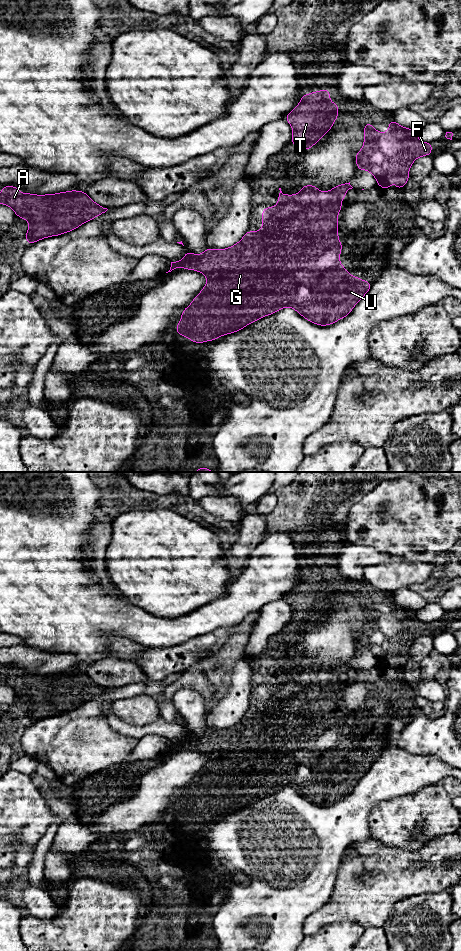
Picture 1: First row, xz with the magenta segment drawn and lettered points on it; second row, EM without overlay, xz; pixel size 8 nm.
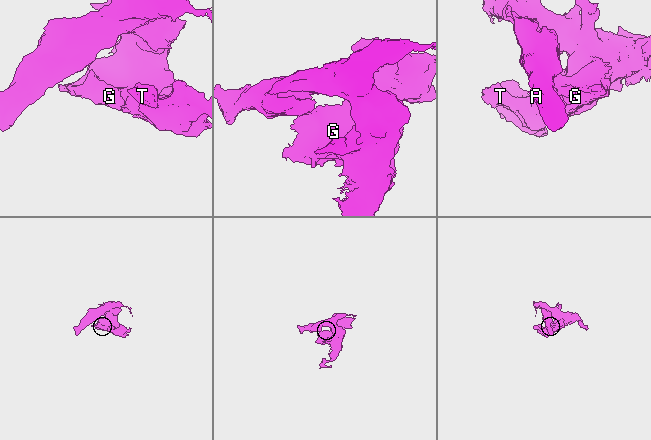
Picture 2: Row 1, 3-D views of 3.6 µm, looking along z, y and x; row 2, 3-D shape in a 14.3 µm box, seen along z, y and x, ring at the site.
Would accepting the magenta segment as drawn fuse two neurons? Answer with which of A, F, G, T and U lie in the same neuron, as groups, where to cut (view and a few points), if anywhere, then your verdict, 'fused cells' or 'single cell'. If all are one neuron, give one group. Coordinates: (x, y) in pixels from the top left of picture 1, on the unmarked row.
A F G T U | no cut | single cell

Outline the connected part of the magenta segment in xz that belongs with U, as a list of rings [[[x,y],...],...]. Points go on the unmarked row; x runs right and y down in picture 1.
[[[349,662],[321,672],[314,665],[304,665],[295,675],[285,675],[279,668],[278,684],[262,690],[261,711],[247,711],[237,724],[227,729],[214,730],[207,727],[200,735],[186,730],[182,740],[171,742],[168,752],[185,748],[205,754],[207,758],[205,767],[182,791],[176,813],[196,824],[213,821],[285,787],[294,788],[305,799],[320,806],[336,803],[349,795],[372,765],[371,762],[348,754],[340,744],[342,721],[338,720],[338,692],[342,690],[341,680],[345,679],[347,670],[352,668]]]

